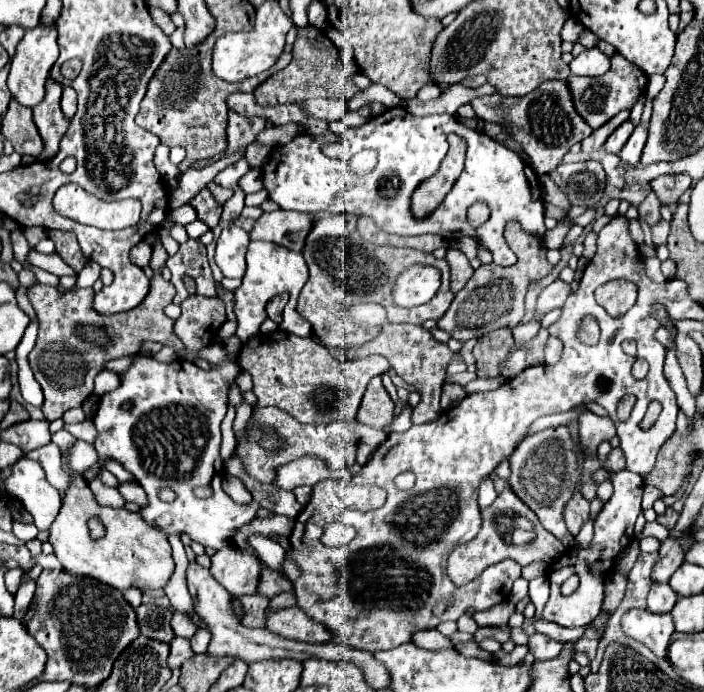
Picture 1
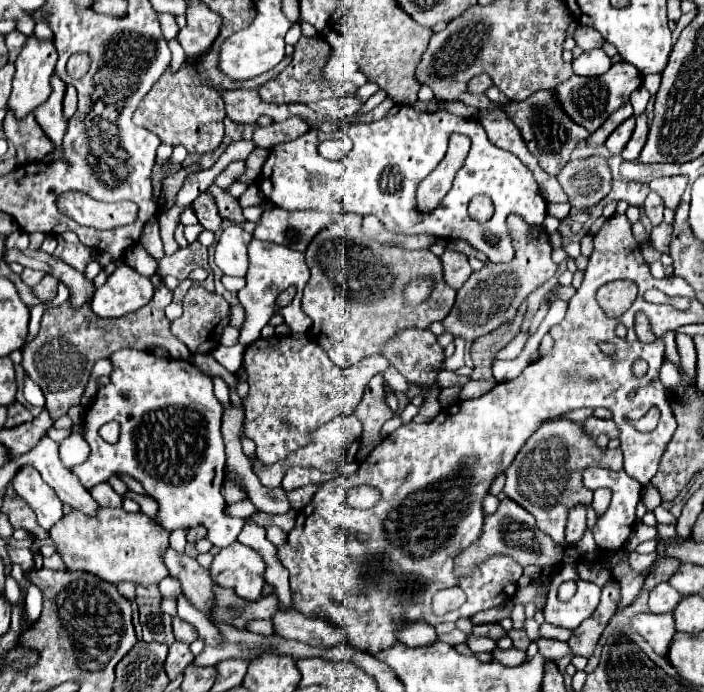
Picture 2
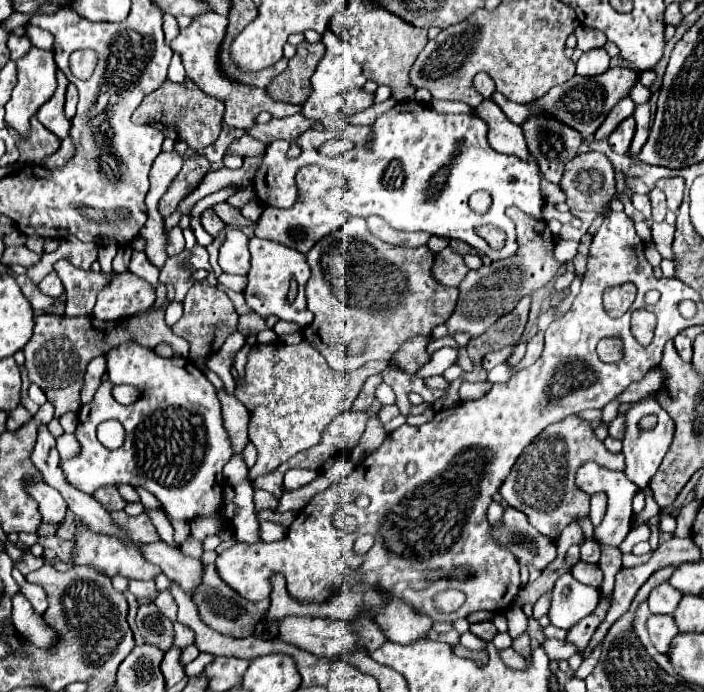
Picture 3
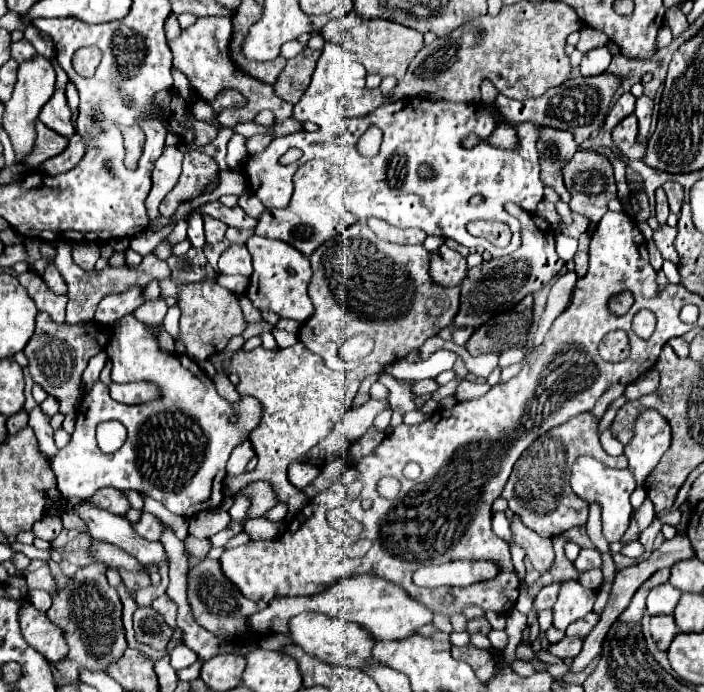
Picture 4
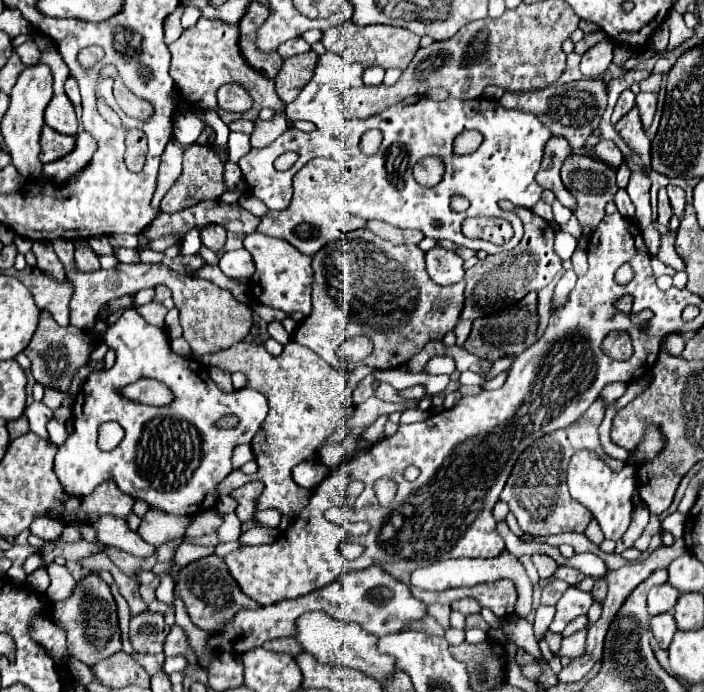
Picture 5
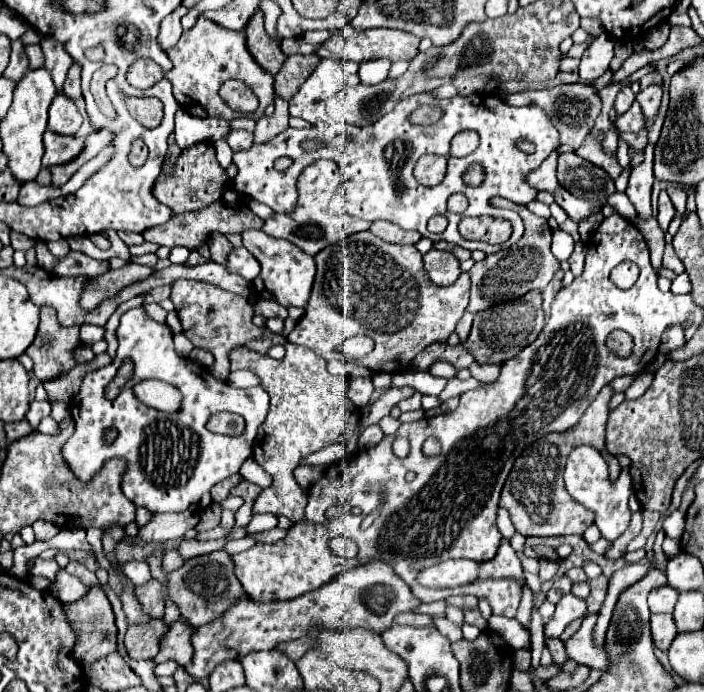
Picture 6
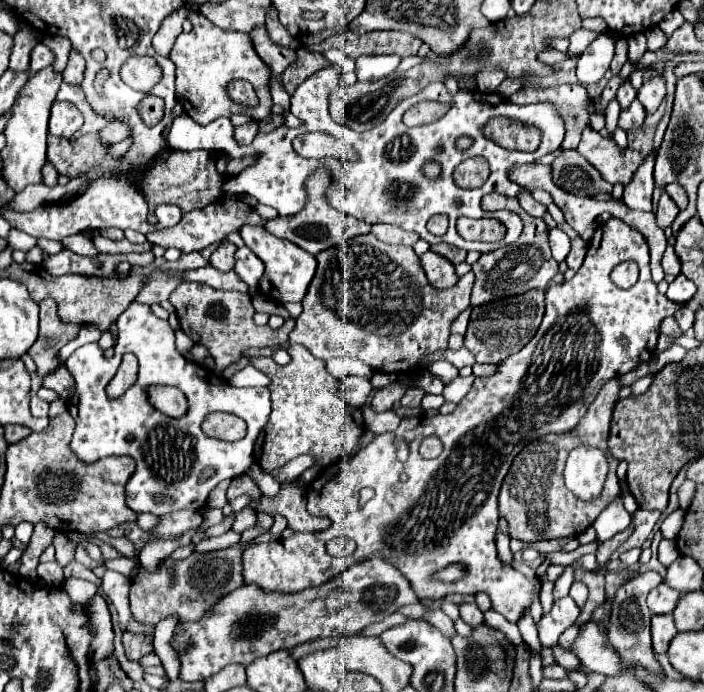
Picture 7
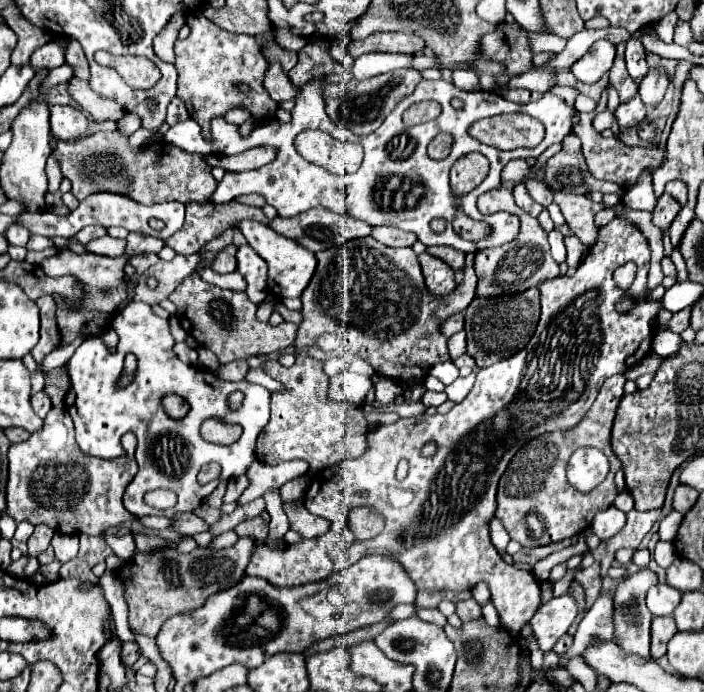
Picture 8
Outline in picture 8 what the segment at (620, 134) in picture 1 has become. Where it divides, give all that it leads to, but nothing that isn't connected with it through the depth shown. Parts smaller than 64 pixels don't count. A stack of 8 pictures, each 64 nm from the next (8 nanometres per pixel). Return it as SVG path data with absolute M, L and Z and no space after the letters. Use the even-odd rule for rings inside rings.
M636 94L630 102L622 102L616 110L614 110L614 118L618 120L618 124L622 128L628 128L628 126L638 126L646 116L646 106L644 102L640 100L640 96ZM644 176L636 186L624 192L624 206L632 210L646 210L652 212L656 206L656 196L654 196L652 178Z

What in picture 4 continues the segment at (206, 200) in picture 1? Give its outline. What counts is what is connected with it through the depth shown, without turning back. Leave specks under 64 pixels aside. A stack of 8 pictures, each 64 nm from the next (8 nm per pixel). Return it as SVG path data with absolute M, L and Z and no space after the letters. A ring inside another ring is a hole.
M204 218L204 234L206 234L206 244L216 244L224 240L226 226L220 220L214 218Z

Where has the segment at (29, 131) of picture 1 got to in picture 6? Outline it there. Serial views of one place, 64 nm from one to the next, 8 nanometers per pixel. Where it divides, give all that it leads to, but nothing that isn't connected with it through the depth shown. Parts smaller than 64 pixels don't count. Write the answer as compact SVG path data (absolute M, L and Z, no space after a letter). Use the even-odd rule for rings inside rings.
M46 130L46 134L44 134L46 154L44 154L42 164L44 166L56 166L56 164L68 164L68 162L72 162L82 152L84 140L86 138L58 136L58 134L52 134L50 130Z

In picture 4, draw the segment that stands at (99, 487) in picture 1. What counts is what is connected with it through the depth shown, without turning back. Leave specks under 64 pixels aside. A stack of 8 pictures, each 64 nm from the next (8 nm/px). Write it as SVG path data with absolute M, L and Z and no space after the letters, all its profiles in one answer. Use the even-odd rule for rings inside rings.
M102 488L88 500L92 504L96 504L98 508L108 510L108 512L118 514L118 516L126 516L126 512L130 510L130 502L128 502L126 494L120 490L114 490L114 488Z

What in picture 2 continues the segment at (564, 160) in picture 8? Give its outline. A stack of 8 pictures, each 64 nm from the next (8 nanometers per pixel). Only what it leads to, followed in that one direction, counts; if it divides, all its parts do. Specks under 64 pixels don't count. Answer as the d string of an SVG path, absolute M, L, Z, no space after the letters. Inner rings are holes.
M602 156L570 160L556 178L568 196L568 204L578 210L596 206L612 190L610 166Z

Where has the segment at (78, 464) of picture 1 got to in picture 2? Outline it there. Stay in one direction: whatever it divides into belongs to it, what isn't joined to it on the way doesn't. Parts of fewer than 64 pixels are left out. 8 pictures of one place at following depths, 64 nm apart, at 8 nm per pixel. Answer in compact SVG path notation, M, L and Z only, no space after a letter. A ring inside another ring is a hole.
M70 434L66 440L60 442L60 460L66 468L74 464L82 464L88 458L88 446L80 434Z

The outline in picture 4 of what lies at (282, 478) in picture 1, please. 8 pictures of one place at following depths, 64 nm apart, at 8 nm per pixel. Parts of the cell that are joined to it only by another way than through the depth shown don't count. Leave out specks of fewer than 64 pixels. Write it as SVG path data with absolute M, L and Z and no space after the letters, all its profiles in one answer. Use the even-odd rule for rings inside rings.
M296 462L296 464L292 464L292 466L288 468L288 478L290 478L290 482L292 482L296 488L306 488L308 484L314 482L314 478L316 478L318 474L320 474L320 468L310 466L308 462L304 462L304 464Z

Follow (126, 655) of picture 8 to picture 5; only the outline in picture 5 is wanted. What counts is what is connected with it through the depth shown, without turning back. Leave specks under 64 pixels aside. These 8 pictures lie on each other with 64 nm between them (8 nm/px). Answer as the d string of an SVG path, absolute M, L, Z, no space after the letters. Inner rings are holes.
M144 612L130 620L130 644L134 652L142 654L158 654L162 652L162 644L170 626L164 622L164 614Z

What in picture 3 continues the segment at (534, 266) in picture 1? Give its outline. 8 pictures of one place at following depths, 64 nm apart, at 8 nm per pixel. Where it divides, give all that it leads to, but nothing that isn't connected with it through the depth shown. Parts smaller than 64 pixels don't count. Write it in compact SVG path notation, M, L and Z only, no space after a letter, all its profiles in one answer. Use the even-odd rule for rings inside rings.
M516 206L508 208L508 216L516 220L516 232L520 244L518 252L502 262L492 262L490 266L482 266L466 274L466 278L460 284L460 298L456 310L446 322L450 334L470 332L472 336L480 336L500 316L512 312L520 298L532 294L536 288L546 286L560 268L560 262L554 258L554 236L548 224L544 220L536 220L522 214L522 210L518 210Z

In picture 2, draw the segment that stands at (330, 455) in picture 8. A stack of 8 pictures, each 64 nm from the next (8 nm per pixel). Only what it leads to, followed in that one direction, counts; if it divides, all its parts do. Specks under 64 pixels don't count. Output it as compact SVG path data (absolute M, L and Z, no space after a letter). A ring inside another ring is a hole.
M274 336L268 340L256 340L250 344L244 352L244 366L248 374L248 396L242 400L246 408L246 420L244 420L244 434L256 442L256 458L266 466L274 464L278 460L284 460L294 450L306 446L310 442L310 434L326 424L328 420L340 416L340 414L352 414L352 410L358 406L364 388L368 380L376 374L382 374L388 368L388 362L384 356L370 356L362 360L358 366L352 366L348 370L342 370L330 362L326 352L312 340L294 340L292 336Z

